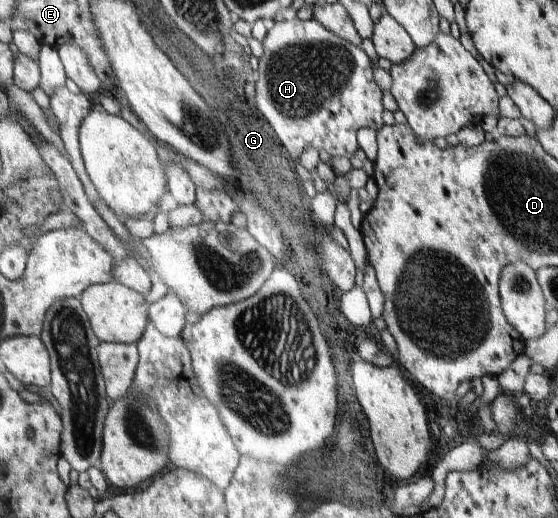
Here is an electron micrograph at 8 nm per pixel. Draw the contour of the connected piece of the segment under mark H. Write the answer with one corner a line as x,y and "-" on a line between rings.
290,19
276,23
262,41
264,53
256,72
256,99
253,105
269,122
290,156
299,158
308,146
325,150
331,157
353,156
359,150
357,132
362,128
383,129
383,90
373,78
375,64
360,46
341,38
318,20

